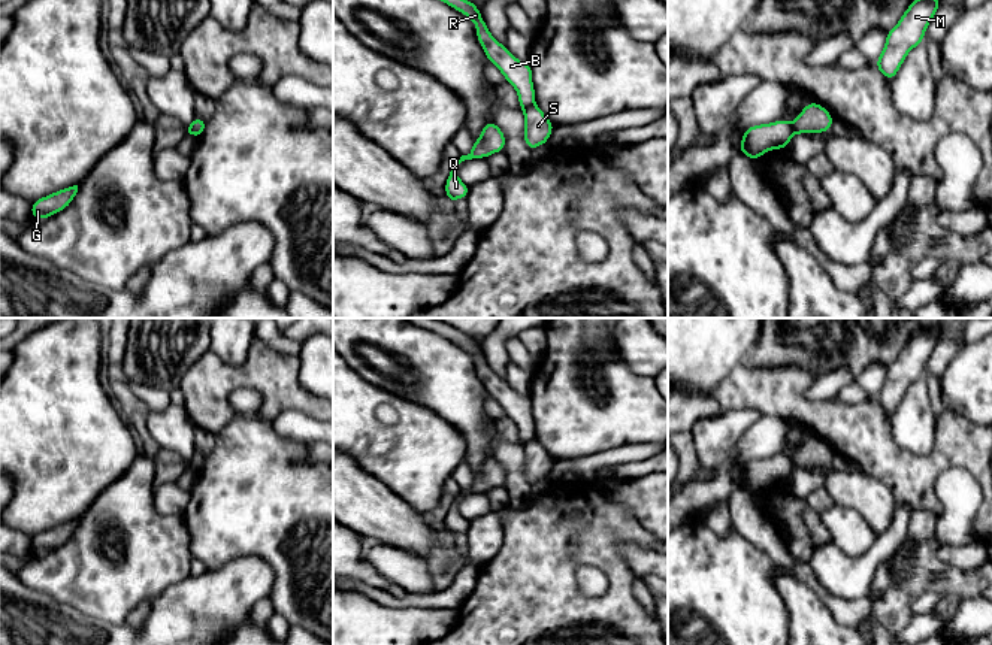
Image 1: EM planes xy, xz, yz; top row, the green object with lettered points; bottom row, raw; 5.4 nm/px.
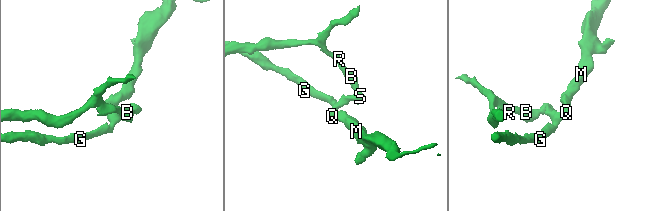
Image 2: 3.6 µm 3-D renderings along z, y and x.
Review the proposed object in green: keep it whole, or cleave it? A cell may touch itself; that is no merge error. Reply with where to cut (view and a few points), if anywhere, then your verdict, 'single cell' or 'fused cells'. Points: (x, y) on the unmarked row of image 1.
xz (534, 438), (523, 444) | fused cells

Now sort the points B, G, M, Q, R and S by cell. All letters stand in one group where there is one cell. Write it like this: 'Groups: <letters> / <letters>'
Groups: B R / G M Q S

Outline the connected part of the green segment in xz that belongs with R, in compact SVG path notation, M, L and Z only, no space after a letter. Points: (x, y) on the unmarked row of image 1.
M427 318L424 322L427 330L432 330L474 355L477 373L483 381L487 394L493 397L518 429L521 443L535 439L535 423L532 417L532 402L515 393L505 379L499 378L489 366L475 337L465 334L454 327L441 322L435 318Z

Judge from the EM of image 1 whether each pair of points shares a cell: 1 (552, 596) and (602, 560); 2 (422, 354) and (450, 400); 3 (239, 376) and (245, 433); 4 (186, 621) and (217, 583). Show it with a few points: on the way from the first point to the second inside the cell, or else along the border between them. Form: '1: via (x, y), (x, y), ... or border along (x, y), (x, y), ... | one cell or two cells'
1: via (555, 581), (577, 559), (587, 559) | one cell
2: via (429, 366), (450, 388) | one cell
3: border along (250, 388), (236, 388), (229, 396), (229, 420) | two cells
4: via (188, 612), (209, 591) | one cell

